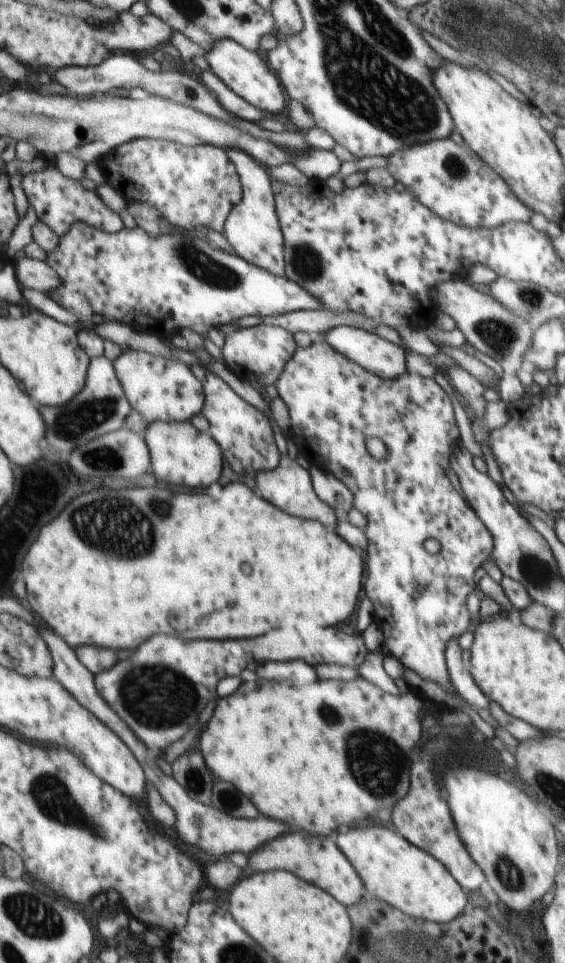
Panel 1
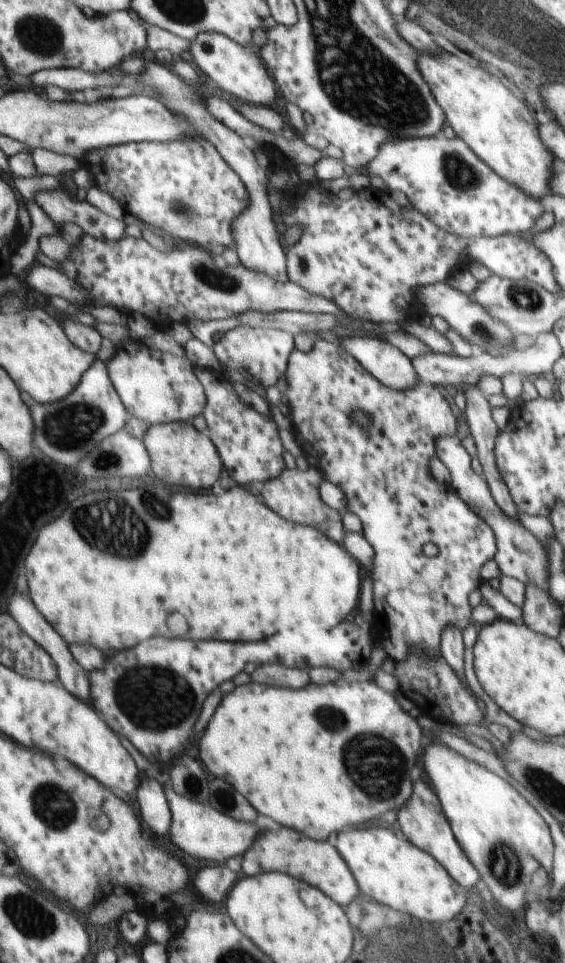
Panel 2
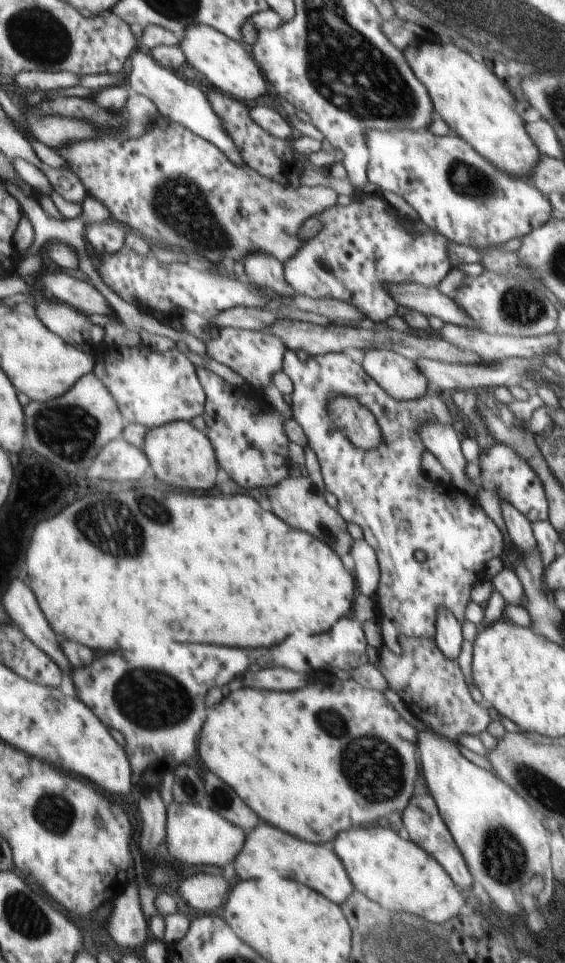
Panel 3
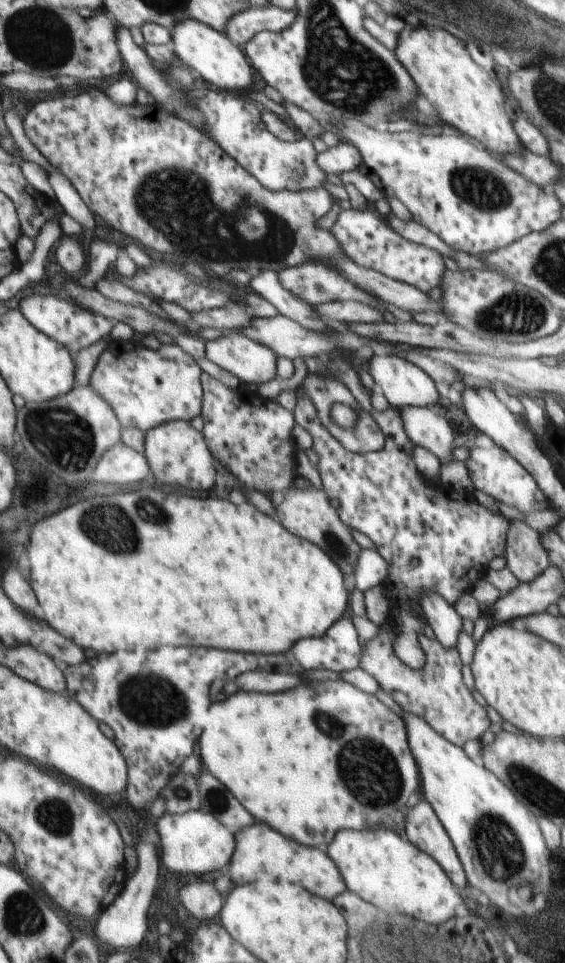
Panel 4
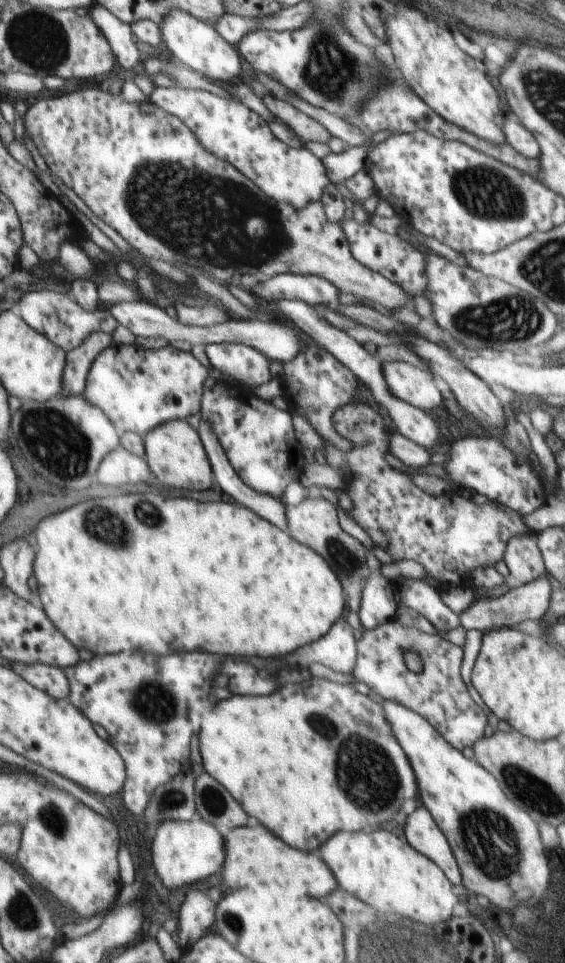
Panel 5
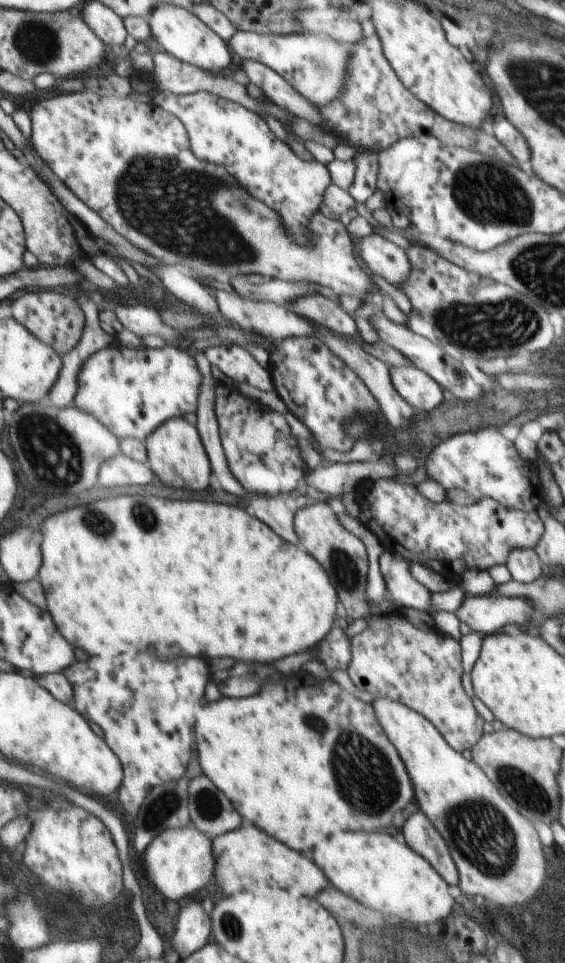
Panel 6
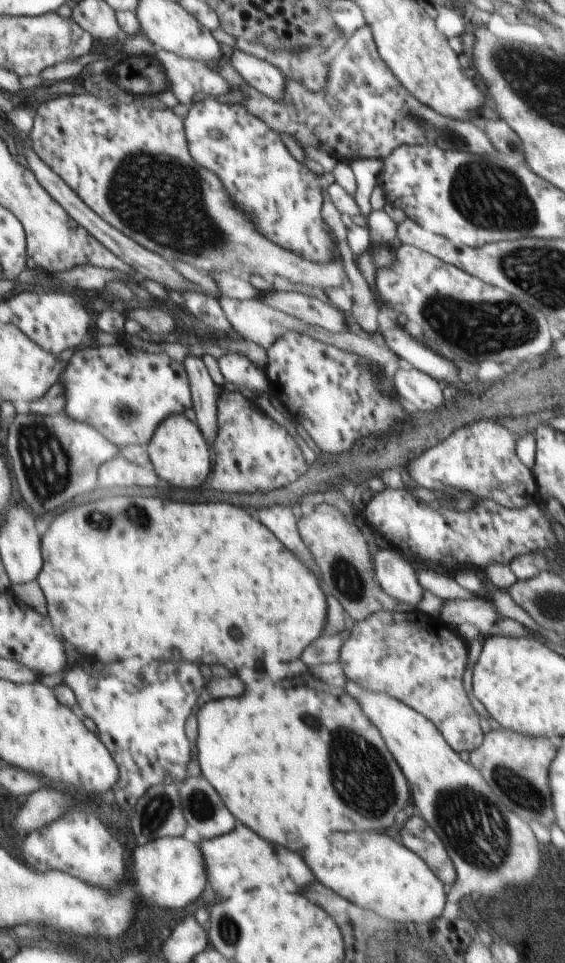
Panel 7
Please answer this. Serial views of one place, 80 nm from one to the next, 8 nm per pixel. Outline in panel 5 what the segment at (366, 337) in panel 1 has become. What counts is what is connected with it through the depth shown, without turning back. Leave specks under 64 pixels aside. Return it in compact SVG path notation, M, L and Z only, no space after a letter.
M404 362L381 363L386 386L398 400L431 413L441 408L442 394L429 371Z

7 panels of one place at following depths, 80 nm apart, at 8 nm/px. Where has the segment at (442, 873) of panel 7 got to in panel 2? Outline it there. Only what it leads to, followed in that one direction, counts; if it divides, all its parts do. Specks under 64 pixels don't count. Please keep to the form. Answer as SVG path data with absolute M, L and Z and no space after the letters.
M427 780L416 782L410 800L402 808L399 808L397 816L401 830L414 846L433 856L463 889L466 890L476 886L480 876L478 876L474 865L469 861L467 854L457 843L448 819L443 813L442 804Z

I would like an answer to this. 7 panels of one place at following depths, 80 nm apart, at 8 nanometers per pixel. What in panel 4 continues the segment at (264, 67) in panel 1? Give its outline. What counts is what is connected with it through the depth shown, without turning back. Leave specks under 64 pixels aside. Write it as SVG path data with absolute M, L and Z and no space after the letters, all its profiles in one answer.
M193 19L182 20L171 31L174 52L194 75L226 92L248 92L254 89L252 66L242 47L236 46L227 35Z

